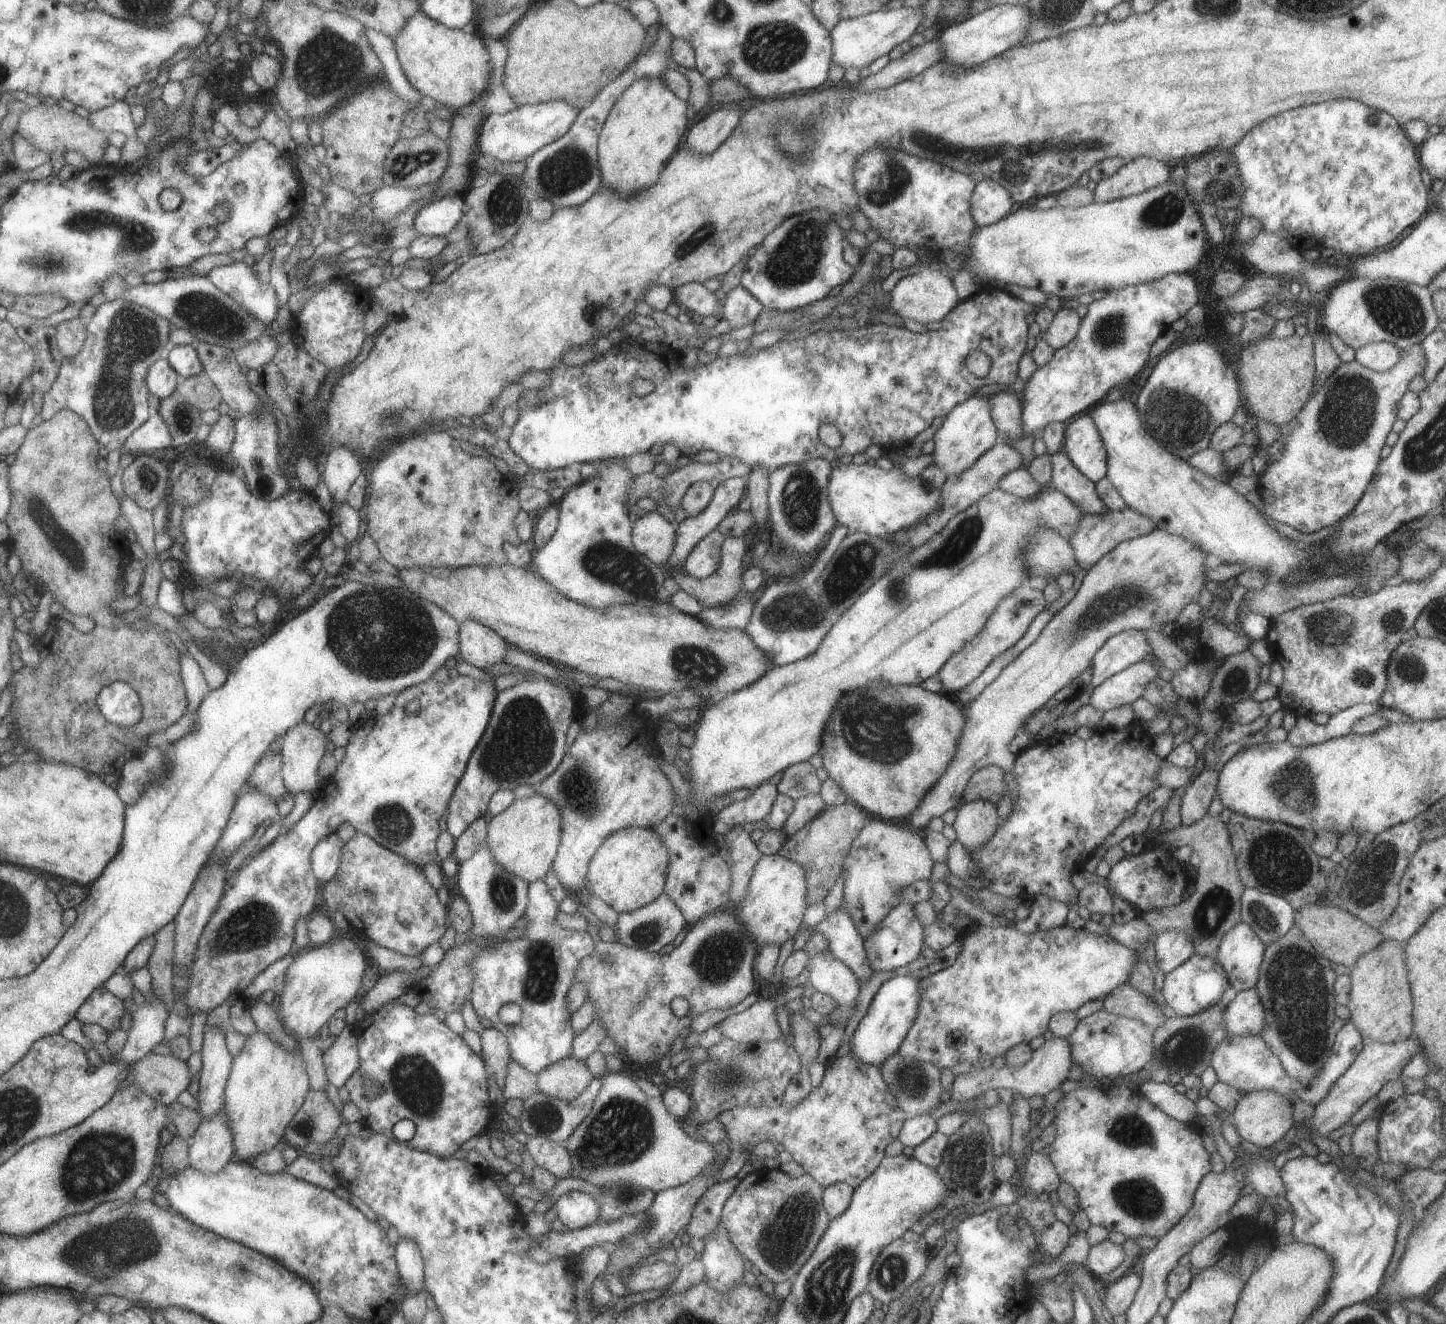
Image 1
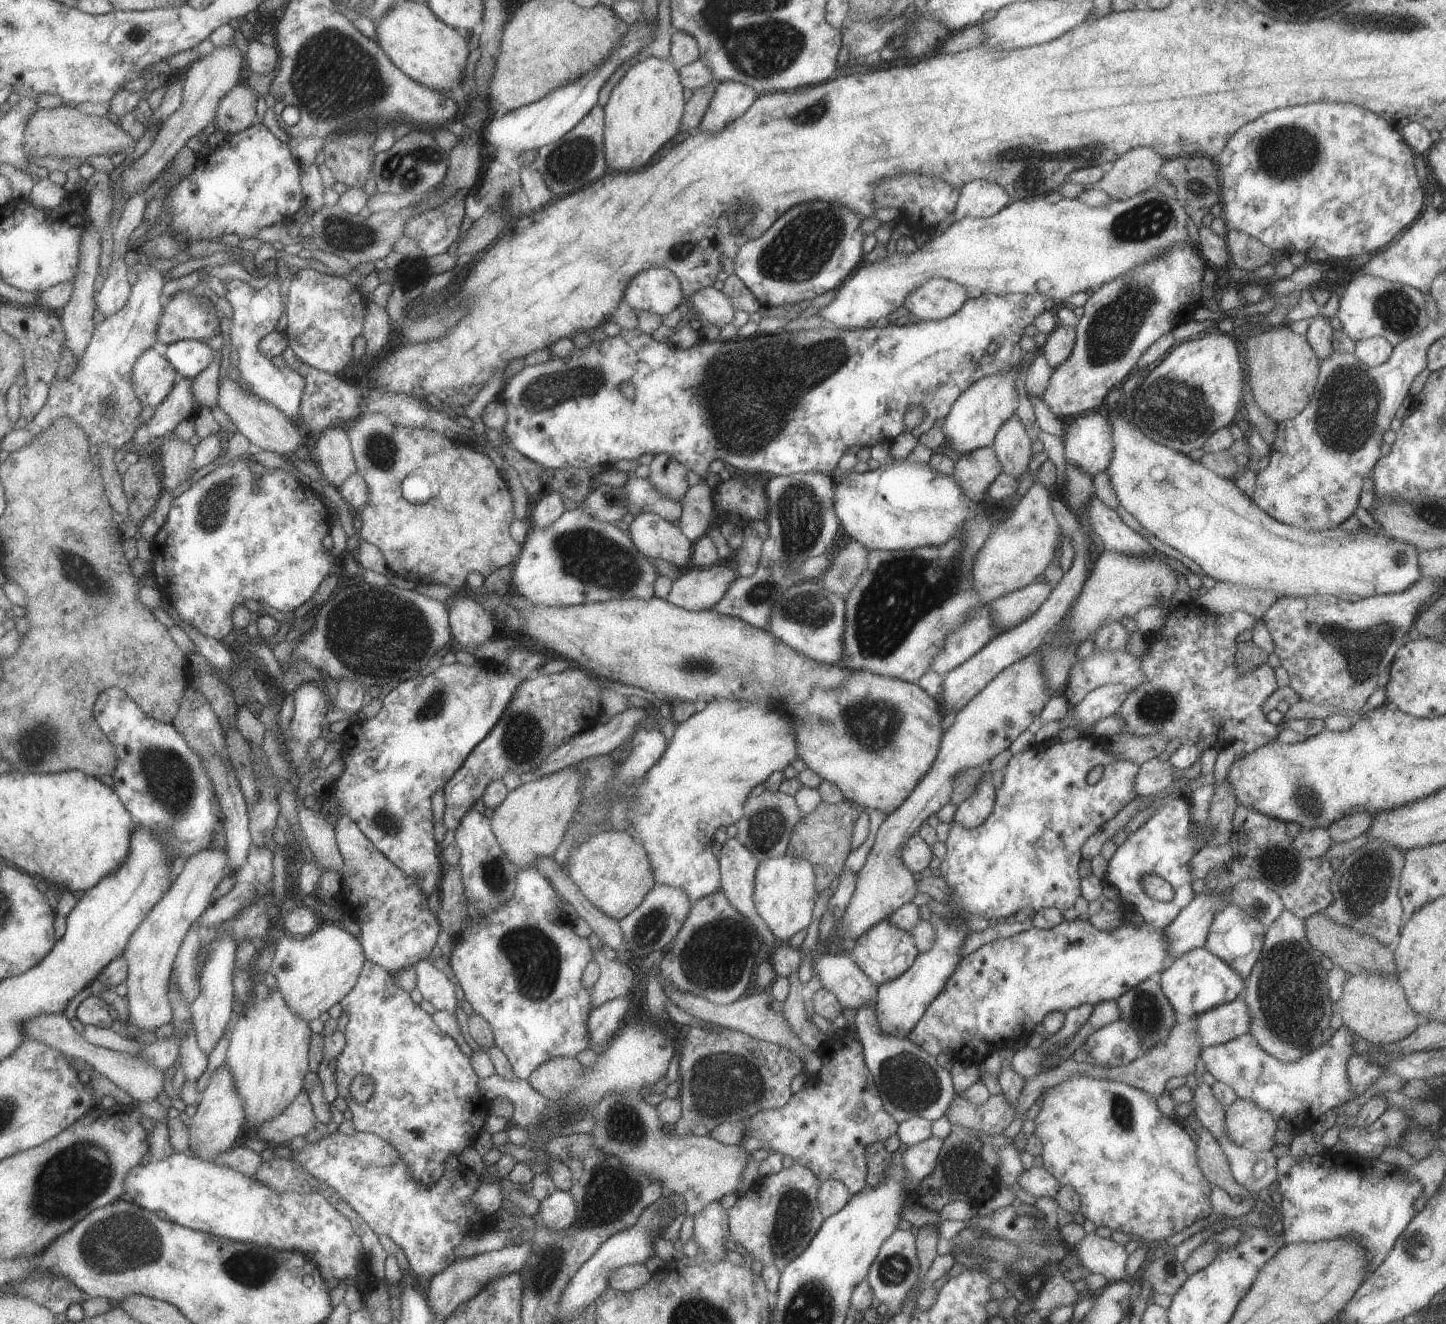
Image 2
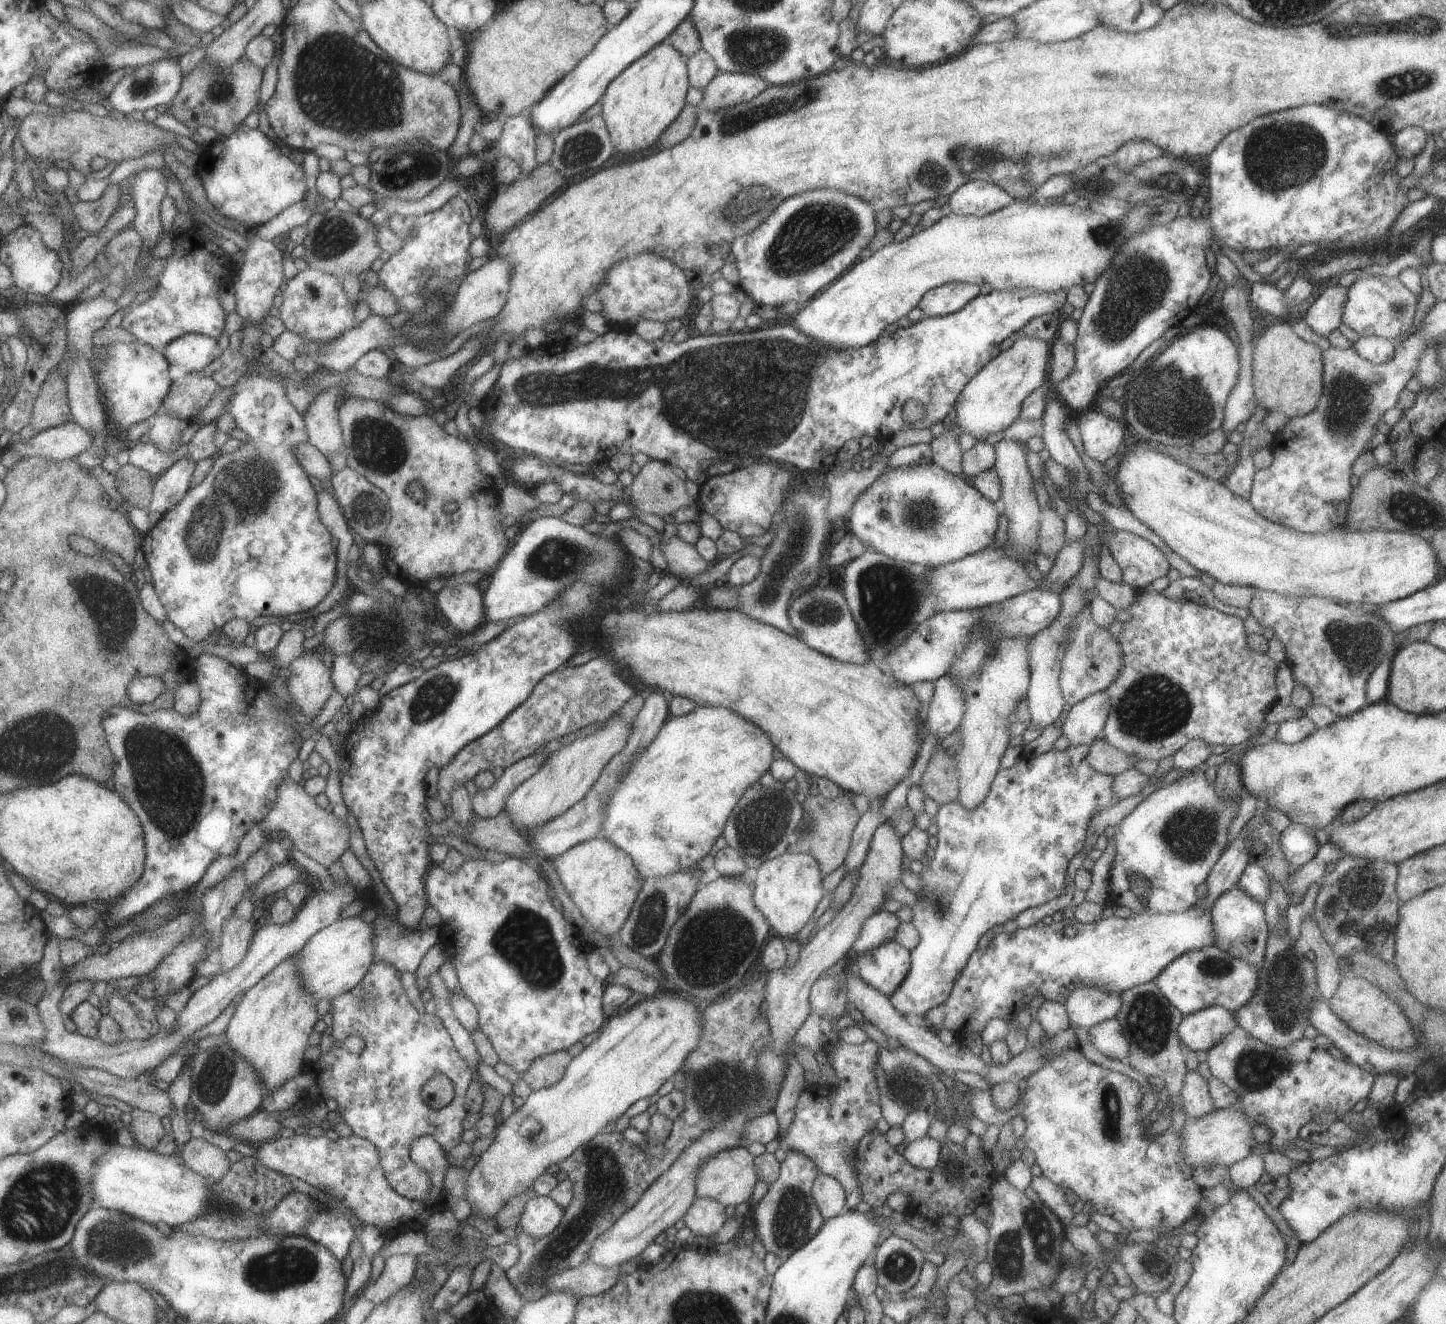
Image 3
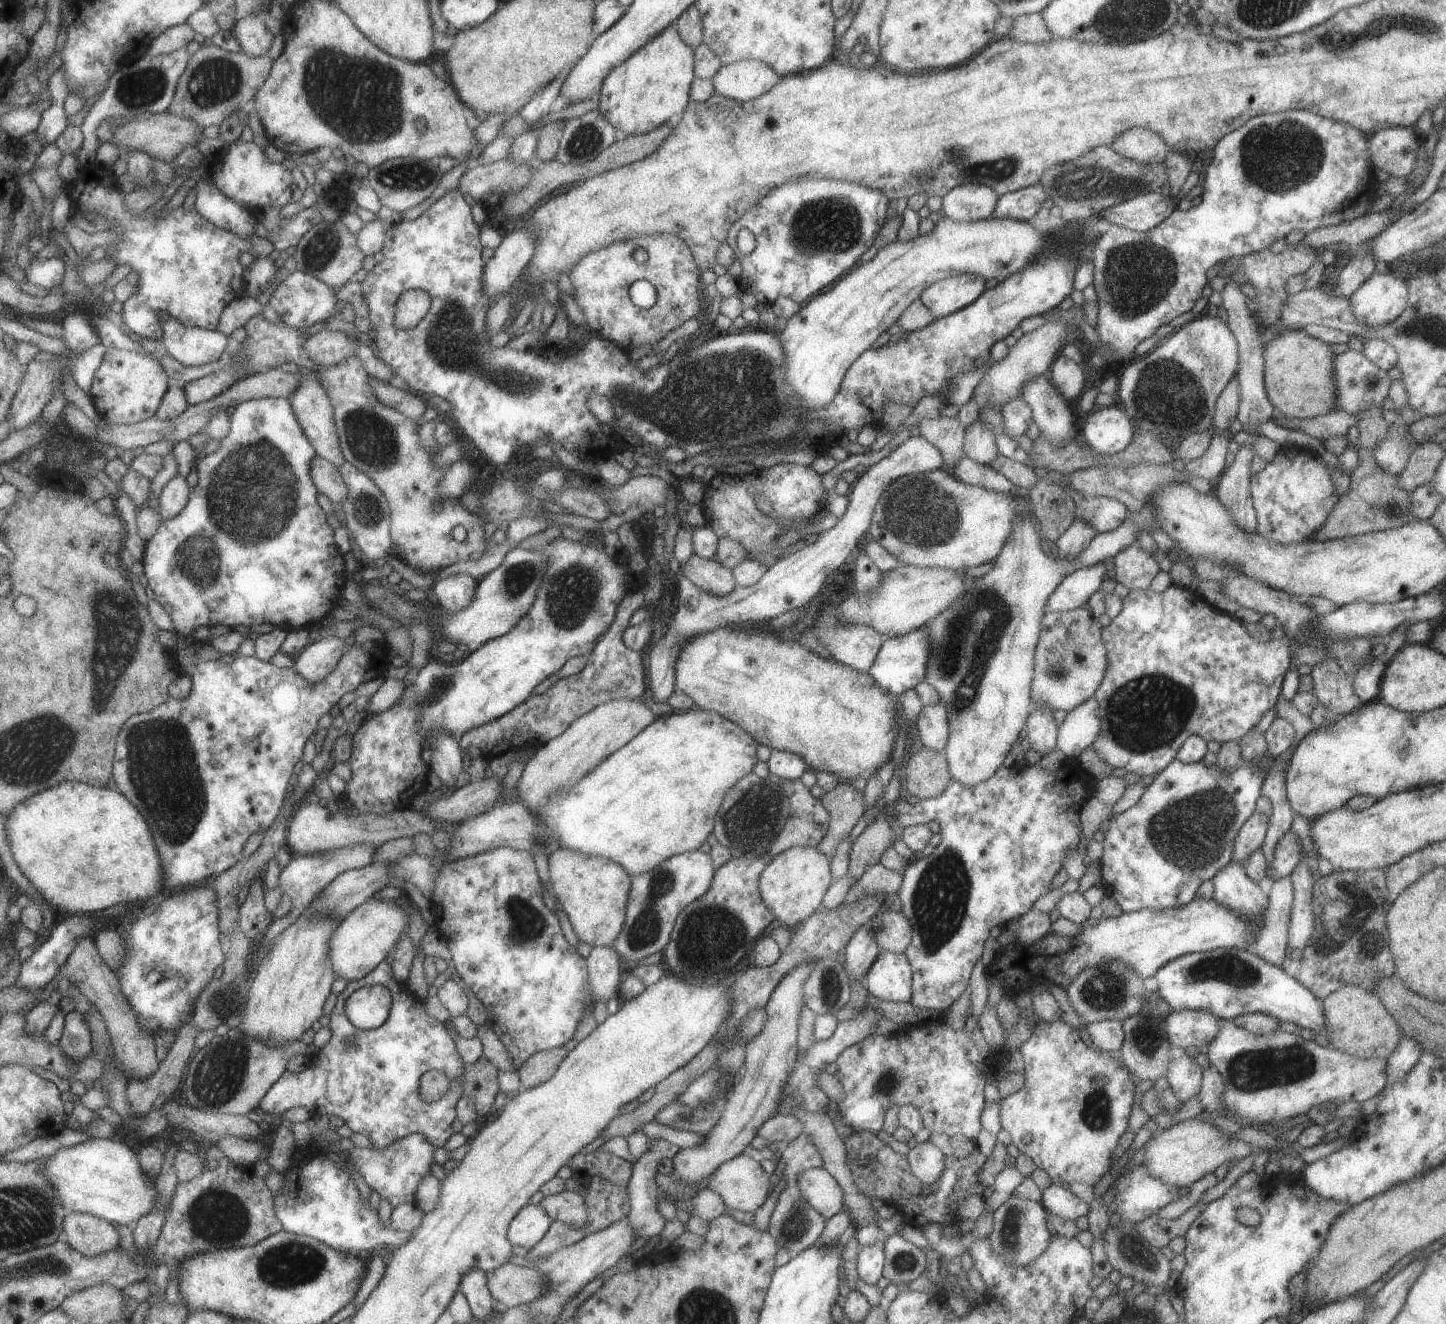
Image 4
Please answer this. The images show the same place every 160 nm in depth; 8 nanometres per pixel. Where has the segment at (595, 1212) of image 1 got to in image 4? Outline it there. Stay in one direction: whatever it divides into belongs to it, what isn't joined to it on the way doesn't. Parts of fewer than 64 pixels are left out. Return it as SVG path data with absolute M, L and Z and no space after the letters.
M538 1203L527 1204L511 1219L506 1239L511 1245L530 1249L537 1244L553 1222Z

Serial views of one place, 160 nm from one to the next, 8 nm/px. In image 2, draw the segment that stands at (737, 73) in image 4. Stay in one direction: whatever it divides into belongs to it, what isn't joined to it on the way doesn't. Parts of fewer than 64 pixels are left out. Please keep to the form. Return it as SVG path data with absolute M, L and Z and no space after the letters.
M733 80L717 82L711 102L699 122L698 131L719 132L723 126L744 114L757 97L757 92L745 84Z

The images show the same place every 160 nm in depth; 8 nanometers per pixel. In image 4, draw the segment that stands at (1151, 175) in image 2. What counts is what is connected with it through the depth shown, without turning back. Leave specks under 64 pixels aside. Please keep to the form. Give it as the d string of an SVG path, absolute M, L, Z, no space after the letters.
M1141 127L1124 130L1110 144L1110 147L1123 158L1143 164L1161 163L1169 155L1169 150L1162 138Z

